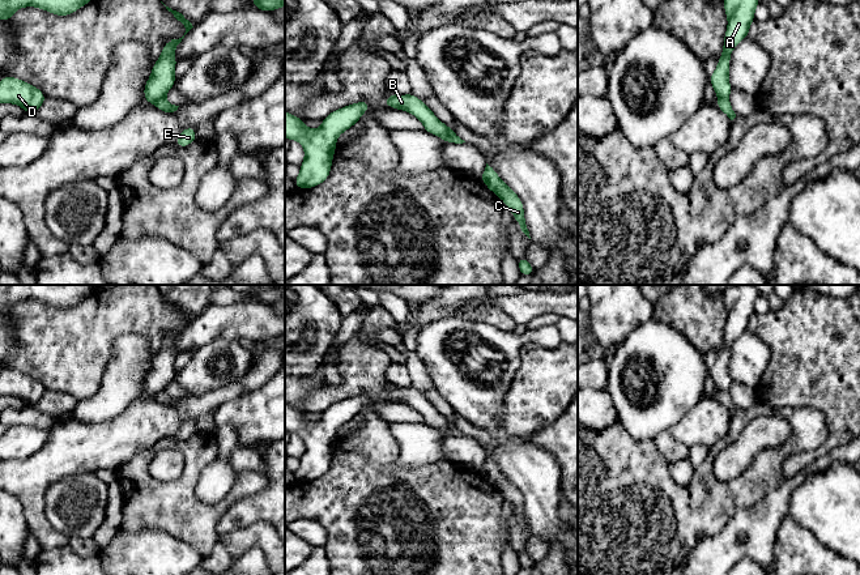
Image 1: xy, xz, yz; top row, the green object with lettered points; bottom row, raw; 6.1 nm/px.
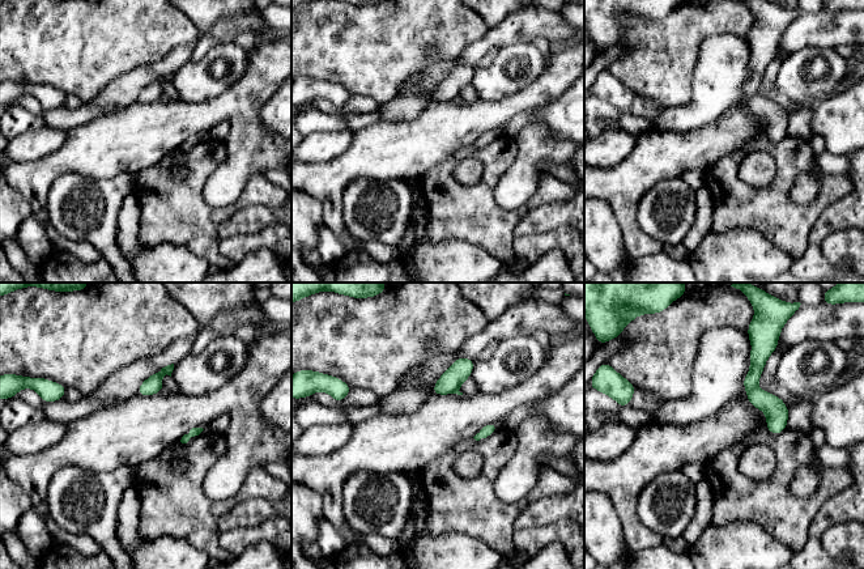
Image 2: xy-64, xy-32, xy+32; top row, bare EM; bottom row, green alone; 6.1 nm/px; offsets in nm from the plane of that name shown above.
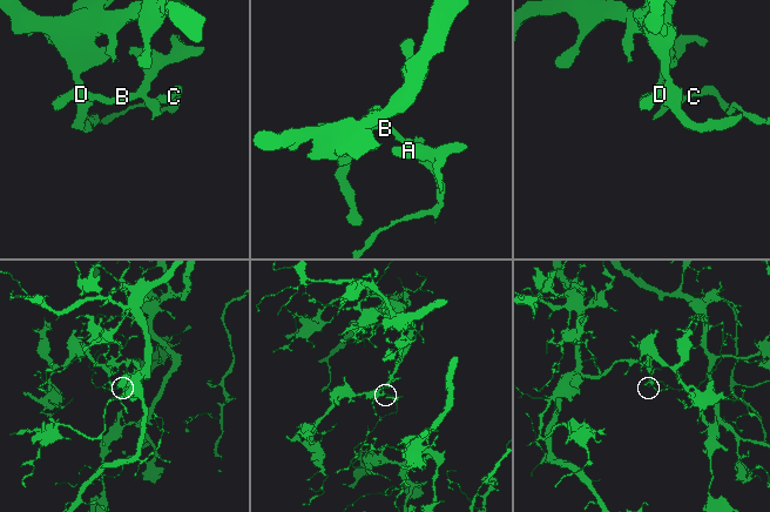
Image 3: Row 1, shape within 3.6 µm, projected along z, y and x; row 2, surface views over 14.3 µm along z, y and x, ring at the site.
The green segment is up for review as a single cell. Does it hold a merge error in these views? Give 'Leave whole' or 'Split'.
Split

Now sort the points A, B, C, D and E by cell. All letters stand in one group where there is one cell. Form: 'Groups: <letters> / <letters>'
Groups: A B D / C E

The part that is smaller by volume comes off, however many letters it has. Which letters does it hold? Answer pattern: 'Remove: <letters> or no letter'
Remove: C, E

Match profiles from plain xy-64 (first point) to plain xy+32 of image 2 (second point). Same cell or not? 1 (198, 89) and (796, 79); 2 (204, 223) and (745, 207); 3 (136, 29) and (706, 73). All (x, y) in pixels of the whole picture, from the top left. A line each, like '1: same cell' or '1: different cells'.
1: same cell
2: same cell
3: different cells

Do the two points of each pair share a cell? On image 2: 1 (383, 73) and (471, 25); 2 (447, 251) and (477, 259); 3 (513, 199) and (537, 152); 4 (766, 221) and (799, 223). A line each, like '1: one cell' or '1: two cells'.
1: one cell
2: one cell
3: one cell
4: one cell

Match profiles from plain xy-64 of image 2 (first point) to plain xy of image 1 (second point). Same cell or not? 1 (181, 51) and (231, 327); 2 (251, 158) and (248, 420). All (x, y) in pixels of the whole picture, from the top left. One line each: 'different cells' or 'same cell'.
1: same cell
2: different cells

